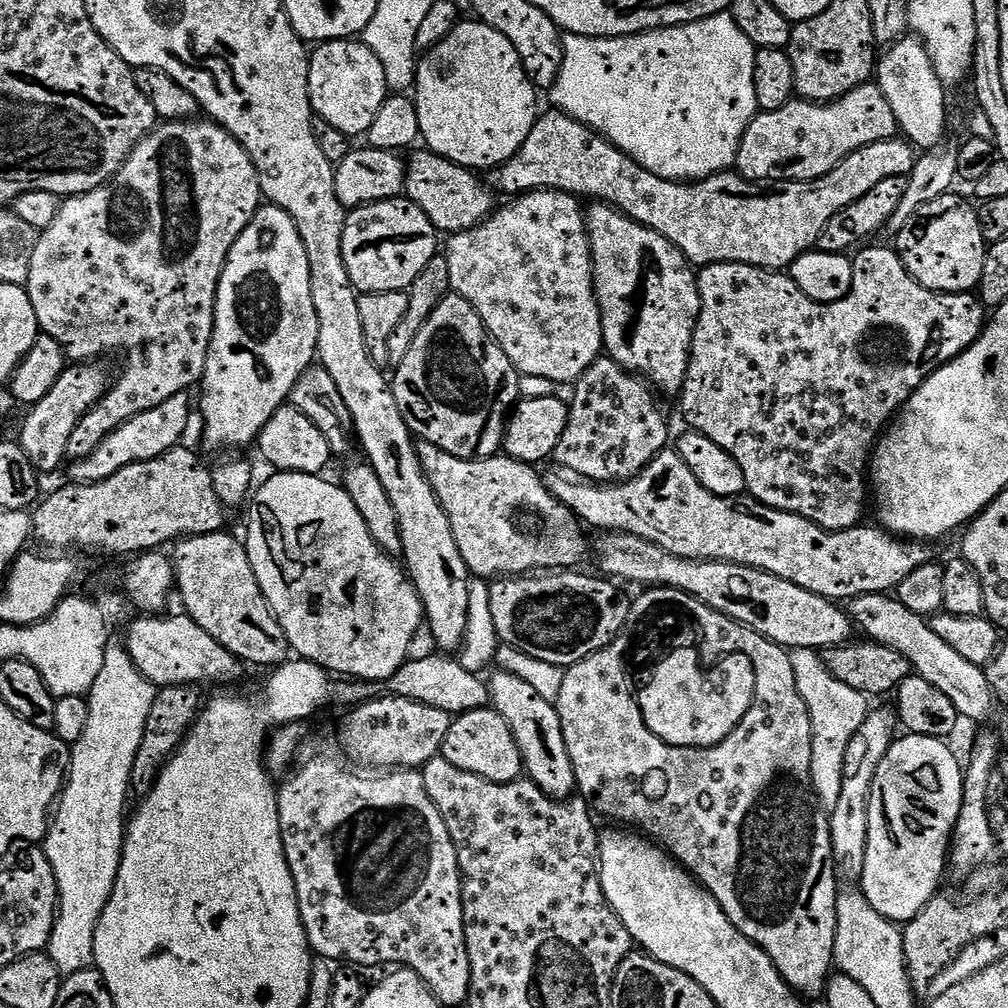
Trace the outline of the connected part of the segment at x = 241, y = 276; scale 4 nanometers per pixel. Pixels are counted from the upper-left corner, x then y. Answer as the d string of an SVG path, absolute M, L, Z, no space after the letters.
M275 206L261 207L259 212L254 214L250 226L242 230L238 242L228 255L226 266L220 275L220 281L216 287L216 317L214 318L214 330L212 331L212 341L208 347L208 357L206 358L206 370L204 378L198 385L200 400L198 396L198 416L204 419L204 444L214 451L220 452L223 448L248 448L257 443L260 439L260 431L274 418L274 414L279 408L289 403L289 396L294 390L295 384L302 378L305 371L313 367L318 353L318 314L314 310L314 298L310 290L310 258L306 258L306 246L302 246L302 238L298 234L298 226L294 226L294 218L286 214L286 210Z

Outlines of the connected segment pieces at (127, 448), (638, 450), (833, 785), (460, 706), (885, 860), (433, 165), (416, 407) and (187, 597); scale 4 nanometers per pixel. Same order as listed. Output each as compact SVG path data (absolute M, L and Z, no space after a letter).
M188 392L174 394L174 398L166 398L162 406L154 410L146 410L134 418L130 418L114 434L110 434L86 458L71 461L72 469L68 472L67 479L74 484L93 484L110 478L110 474L118 474L118 470L126 470L126 466L138 462L150 462L150 458L158 458L166 454L171 448L177 447L180 440L188 432L188 423L194 420L194 400Z
M601 354L588 369L574 381L572 400L568 410L568 425L558 442L554 460L559 467L574 470L586 480L597 484L623 484L639 476L655 456L669 447L668 420L656 401L657 393L643 376L627 372L611 356Z
M793 648L790 652L794 674L798 682L798 694L808 707L812 723L812 790L820 797L825 809L831 810L842 794L842 770L846 758L846 746L850 738L862 726L870 711L869 697L862 695L846 682L840 682L826 670L823 655L814 648Z
M440 652L434 656L413 657L386 682L387 691L391 695L410 698L422 702L423 705L435 706L446 710L453 716L487 707L491 701L487 683L476 674L468 673L461 663L451 655Z
M901 735L892 741L886 758L882 758L882 762L878 766L878 774L874 774L874 786L870 794L870 830L868 831L868 845L866 846L866 866L858 884L864 896L870 902L870 906L874 910L878 910L878 914L882 914L893 922L913 920L926 906L926 902L930 902L930 898L937 895L939 888L936 887L939 886L940 879L944 876L944 864L946 868L950 860L952 833L956 831L958 814L964 805L964 768L962 767L962 760L960 764L959 758L946 745L947 743L944 740L935 740L929 736Z
M427 150L413 151L406 164L404 186L407 199L413 200L430 218L437 233L465 232L488 219L494 211L494 192L487 183L476 180L477 173Z
M450 294L436 307L426 326L418 330L418 338L414 338L414 346L410 346L406 358L395 365L394 372L396 377L393 375L390 380L392 393L413 437L438 446L438 450L459 460L485 460L501 451L508 417L521 399L521 375L488 335L482 318L478 318L466 298Z
M221 530L186 536L175 548L176 584L178 596L180 592L184 599L186 615L245 665L261 664L272 670L288 663L293 655L292 647L262 594L262 586L258 586L247 547L241 541L239 544L228 530Z

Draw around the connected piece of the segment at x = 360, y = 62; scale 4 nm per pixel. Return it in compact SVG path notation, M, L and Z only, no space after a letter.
M356 38L330 40L317 48L320 49L311 53L308 62L308 93L313 113L350 138L363 137L390 95L386 70L382 70L378 54Z

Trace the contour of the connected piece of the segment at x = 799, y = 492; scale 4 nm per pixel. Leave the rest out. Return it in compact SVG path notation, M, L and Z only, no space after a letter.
M861 247L855 253L856 273L852 292L833 304L819 304L806 298L806 294L802 294L802 290L798 290L798 286L792 281L791 275L780 270L749 264L703 265L698 272L700 313L692 339L692 357L688 363L683 389L678 396L687 427L710 438L710 442L718 442L718 446L722 446L722 450L726 450L726 454L730 454L730 458L734 458L734 462L742 466L742 474L746 474L747 495L771 508L806 518L819 528L831 532L857 527L863 521L860 519L864 516L864 499L867 496L869 499L870 496L870 480L866 473L869 471L872 449L877 440L904 403L923 386L925 378L951 362L955 356L963 354L979 338L986 323L986 309L975 295L941 294L926 290L906 270L895 247L872 247Z

